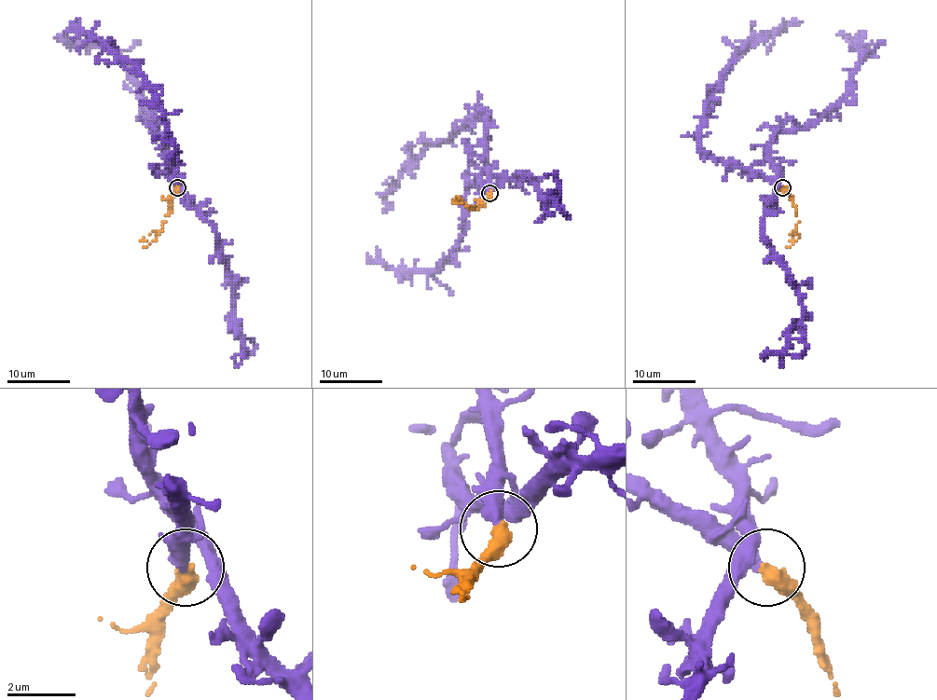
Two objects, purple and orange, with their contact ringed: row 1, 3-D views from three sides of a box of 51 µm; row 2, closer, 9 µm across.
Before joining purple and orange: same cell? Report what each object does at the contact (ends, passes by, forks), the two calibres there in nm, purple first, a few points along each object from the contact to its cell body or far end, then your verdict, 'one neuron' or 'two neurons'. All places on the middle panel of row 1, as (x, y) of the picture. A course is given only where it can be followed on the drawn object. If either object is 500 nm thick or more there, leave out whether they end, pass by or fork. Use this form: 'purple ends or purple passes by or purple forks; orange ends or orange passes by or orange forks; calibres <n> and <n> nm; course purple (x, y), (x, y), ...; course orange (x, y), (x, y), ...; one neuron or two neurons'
purple ends; orange ends; calibres 420 and 480 nm; course purple (489, 193), (487, 112), (480, 110), (460, 130), (433, 142), (407, 166), (384, 200), (392, 208), (384, 212); course orange (489, 193), (484, 205), (477, 208), (469, 208), (458, 199); one neuron

